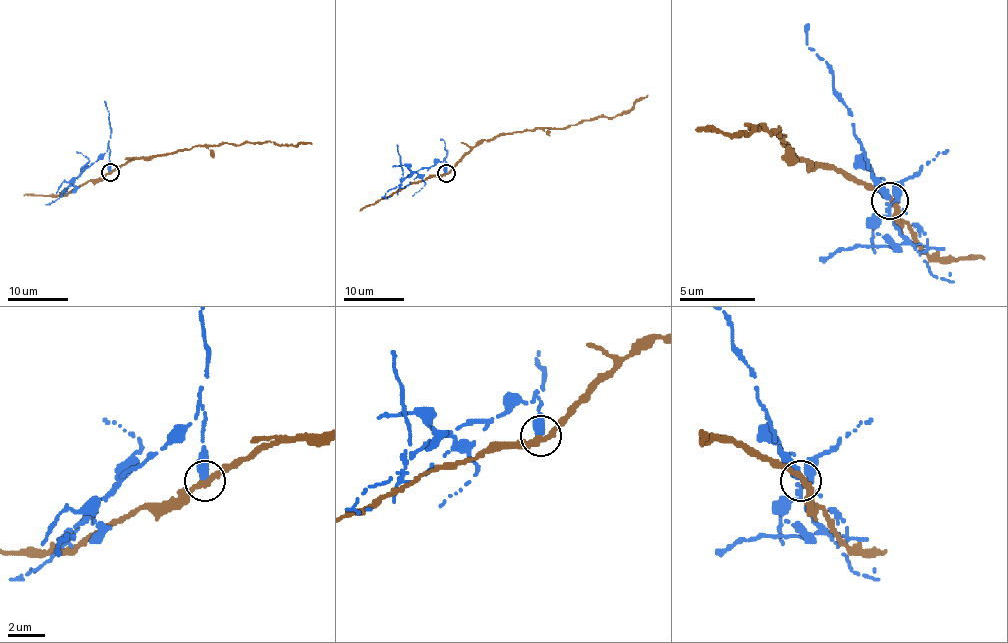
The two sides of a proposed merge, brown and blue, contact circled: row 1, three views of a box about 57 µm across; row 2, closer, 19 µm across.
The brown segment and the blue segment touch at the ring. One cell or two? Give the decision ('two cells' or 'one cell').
two cells

